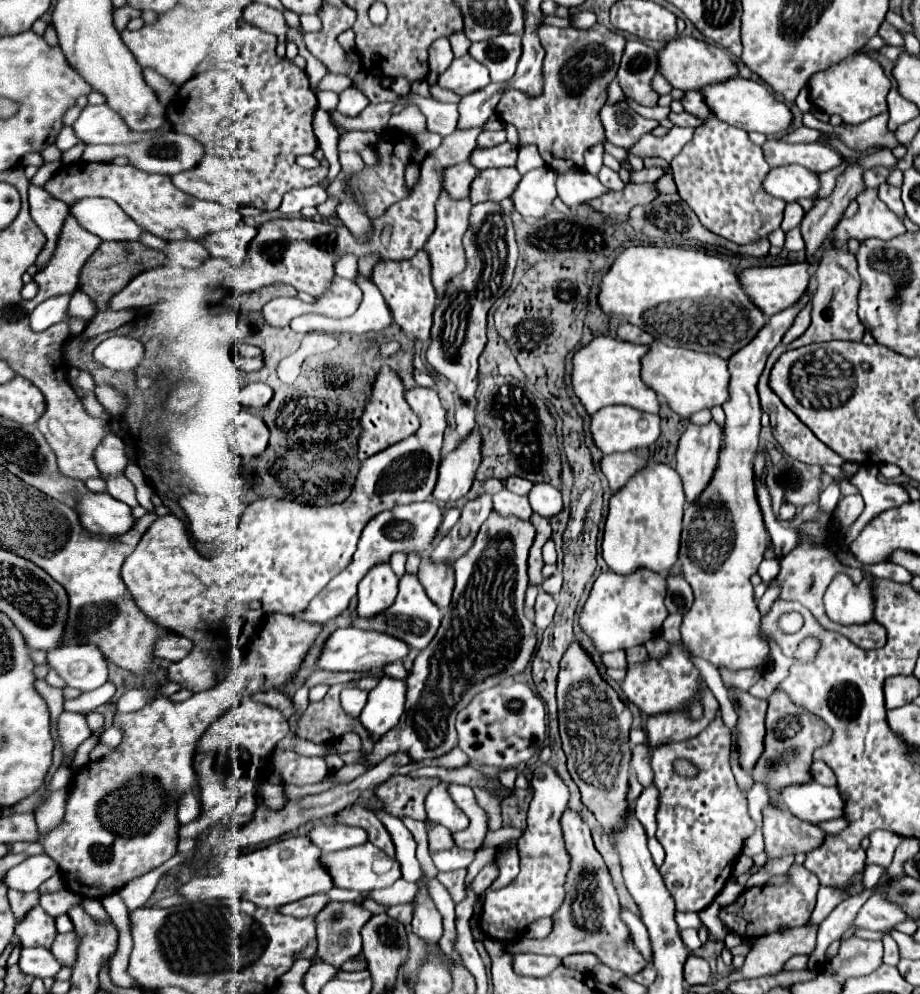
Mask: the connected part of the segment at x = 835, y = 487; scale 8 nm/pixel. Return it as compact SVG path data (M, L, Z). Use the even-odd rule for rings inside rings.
M835 480L833 484L829 484L823 492L821 492L821 498L819 498L819 510L825 512L825 514L831 514L835 510L839 502L839 480Z

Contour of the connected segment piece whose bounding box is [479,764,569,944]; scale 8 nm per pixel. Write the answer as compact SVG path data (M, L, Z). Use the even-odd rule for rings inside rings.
M541 764L535 768L531 778L533 800L527 814L527 828L523 836L517 840L519 858L521 858L521 872L517 878L499 890L491 890L485 896L483 914L479 918L479 928L485 936L499 940L499 942L513 942L517 940L525 928L541 916L551 916L565 898L565 874L569 870L569 854L565 850L565 842L561 836L559 818L569 802L569 788L557 776L557 770L551 764Z

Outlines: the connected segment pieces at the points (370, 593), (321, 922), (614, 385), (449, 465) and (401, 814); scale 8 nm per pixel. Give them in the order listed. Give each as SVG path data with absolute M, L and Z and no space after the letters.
M389 562L371 568L359 582L357 614L371 618L389 608L397 596L397 582L399 578L391 570Z
M329 902L317 916L317 952L315 958L341 968L341 964L361 952L361 928L373 914L355 902Z
M597 336L587 346L579 348L573 354L573 372L571 372L573 392L589 414L611 404L627 404L631 408L649 414L659 412L657 394L649 386L645 386L645 382L639 376L641 358L647 354L647 350L649 350L647 346L621 342L611 336Z
M477 428L473 434L445 456L439 464L439 478L433 490L433 498L439 502L457 502L463 498L475 478L475 470L481 462L481 438Z
M395 774L377 788L375 796L381 802L381 808L391 816L425 822L425 798L437 784L441 784L437 778L411 778Z

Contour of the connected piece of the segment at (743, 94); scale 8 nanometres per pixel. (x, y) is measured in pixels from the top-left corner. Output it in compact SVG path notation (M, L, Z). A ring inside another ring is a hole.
M733 76L723 84L709 84L709 88L701 88L701 94L713 116L745 132L755 130L763 132L765 136L777 136L783 134L791 122L791 110L783 102L777 102L775 96L763 84L745 80L741 76Z

